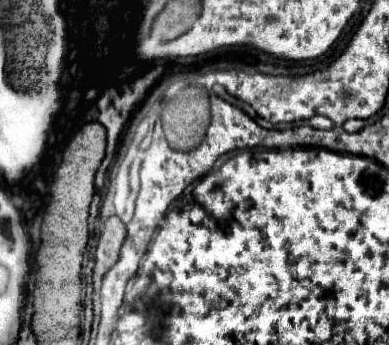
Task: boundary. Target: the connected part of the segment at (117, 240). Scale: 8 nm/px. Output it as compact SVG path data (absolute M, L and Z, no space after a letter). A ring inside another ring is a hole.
M109 217L105 221L105 227L99 237L97 251L95 251L95 267L93 267L93 297L95 297L93 303L95 305L97 305L101 279L103 279L105 271L109 271L109 267L113 267L113 263L117 263L125 235L127 235L127 229L119 217Z

